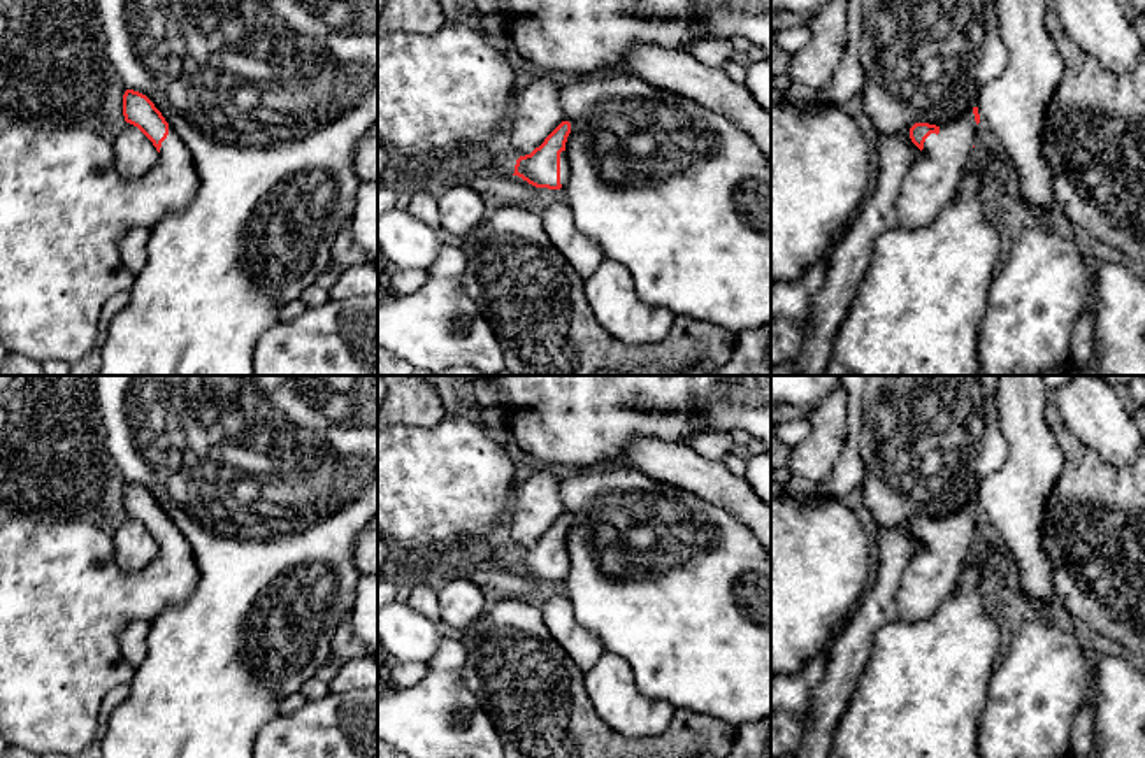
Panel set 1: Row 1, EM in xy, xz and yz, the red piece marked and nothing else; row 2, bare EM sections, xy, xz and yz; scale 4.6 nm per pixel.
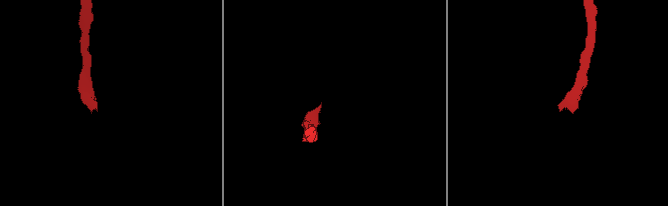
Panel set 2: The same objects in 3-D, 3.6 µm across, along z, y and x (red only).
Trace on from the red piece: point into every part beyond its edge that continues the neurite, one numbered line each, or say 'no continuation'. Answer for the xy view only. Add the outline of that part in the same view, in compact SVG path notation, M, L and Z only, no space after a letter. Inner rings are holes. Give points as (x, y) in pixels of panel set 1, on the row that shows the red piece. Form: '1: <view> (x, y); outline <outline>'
1: xy (64, 209); outline M23 123L0 130L0 339L9 353L26 356L37 363L49 360L77 363L95 346L98 319L104 304L116 293L128 293L137 275L128 272L119 256L119 242L130 228L149 232L170 212L179 212L197 198L200 179L191 154L179 135L169 126L156 165L140 179L130 181L114 168L112 142L83 128L35 128Z

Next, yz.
1: yz (931, 183); outline M969 109L955 121L941 125L938 135L925 139L922 158L908 170L897 193L896 214L901 228L918 230L931 225L952 202L975 137L976 121Z

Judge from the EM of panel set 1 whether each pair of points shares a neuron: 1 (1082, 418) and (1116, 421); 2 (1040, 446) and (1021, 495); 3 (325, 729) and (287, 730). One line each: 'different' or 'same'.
1: same
2: same
3: same

